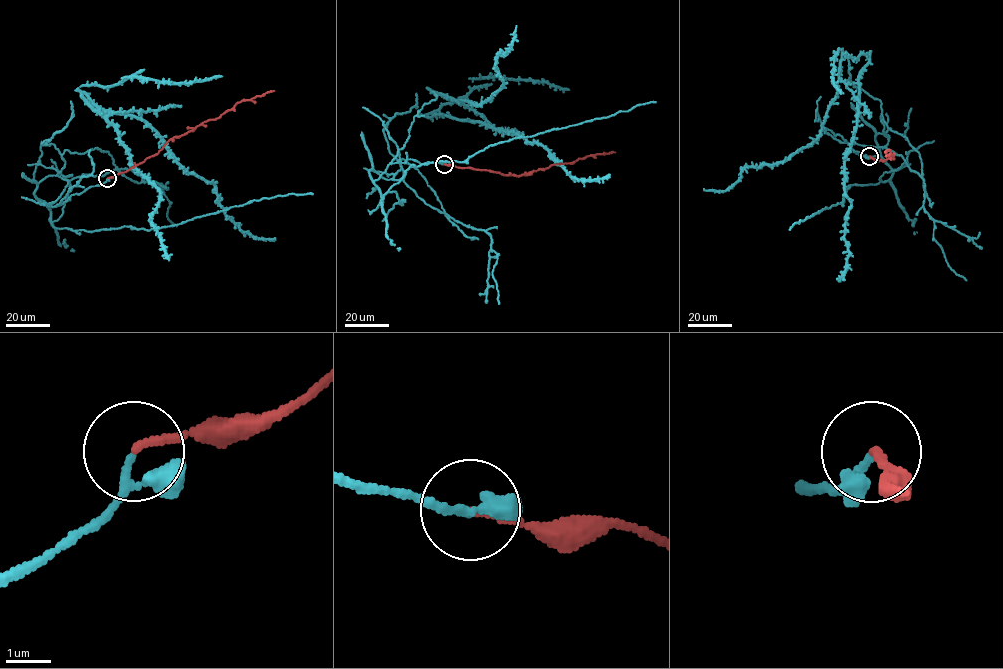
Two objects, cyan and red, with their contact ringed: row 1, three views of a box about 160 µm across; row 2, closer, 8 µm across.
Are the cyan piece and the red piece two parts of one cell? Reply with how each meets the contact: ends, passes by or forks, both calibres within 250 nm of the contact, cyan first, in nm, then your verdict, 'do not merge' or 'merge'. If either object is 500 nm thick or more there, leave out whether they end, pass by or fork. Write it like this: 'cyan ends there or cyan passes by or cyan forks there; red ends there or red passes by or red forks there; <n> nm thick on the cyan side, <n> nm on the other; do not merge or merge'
cyan passes by; red ends there; 140 nm thick on the cyan side, 170 nm on the other; merge

